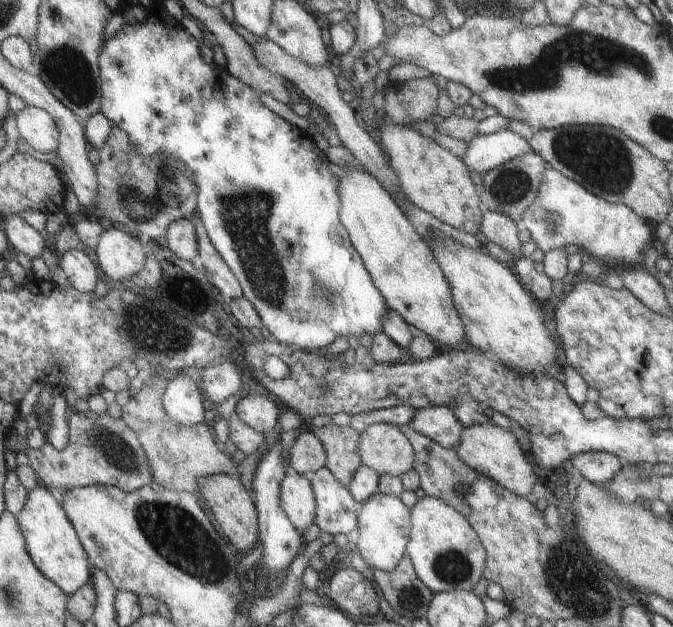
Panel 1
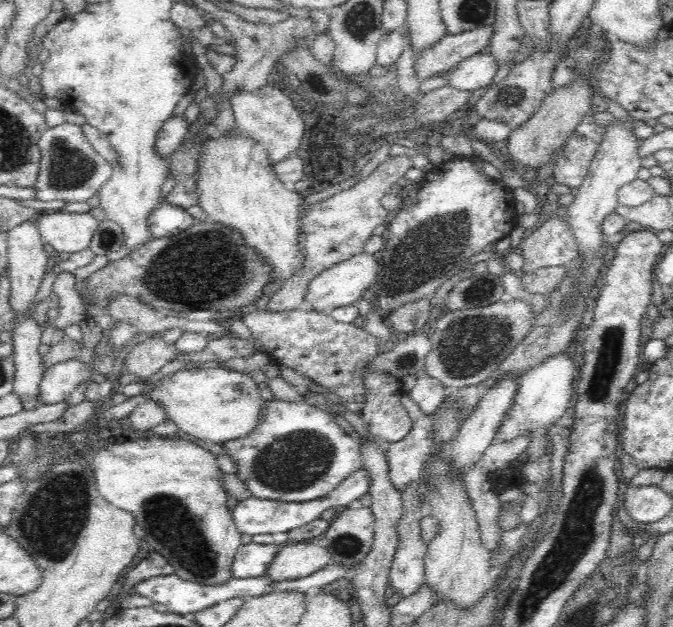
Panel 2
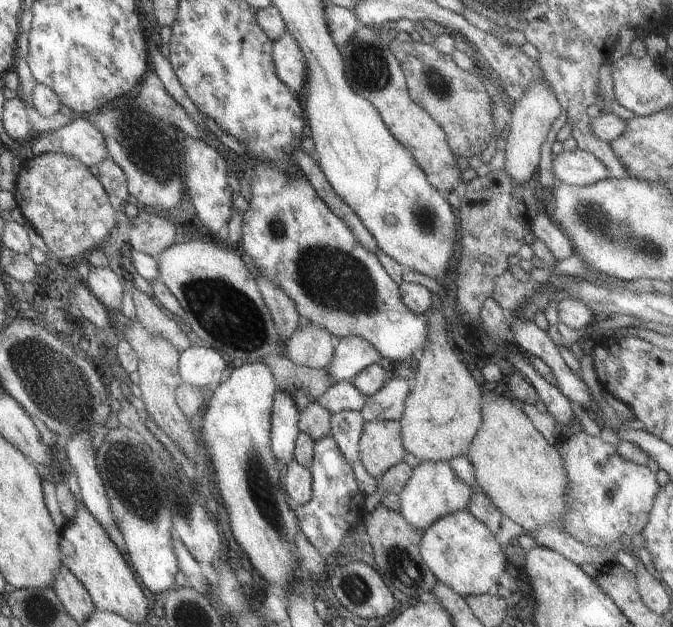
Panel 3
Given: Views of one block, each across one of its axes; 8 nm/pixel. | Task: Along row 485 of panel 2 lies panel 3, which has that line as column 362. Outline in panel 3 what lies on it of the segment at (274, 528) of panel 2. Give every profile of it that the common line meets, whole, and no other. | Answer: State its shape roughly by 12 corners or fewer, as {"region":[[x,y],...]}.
{"region":[[339,340],[325,370],[331,385],[379,362],[364,340]]}

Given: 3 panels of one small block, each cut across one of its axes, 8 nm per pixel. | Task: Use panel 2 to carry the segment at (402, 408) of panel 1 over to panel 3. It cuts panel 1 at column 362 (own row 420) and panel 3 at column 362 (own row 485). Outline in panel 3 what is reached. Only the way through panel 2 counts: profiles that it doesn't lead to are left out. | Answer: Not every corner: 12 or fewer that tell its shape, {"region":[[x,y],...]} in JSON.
{"region":[[351,381],[331,385],[317,401],[331,415],[362,411],[369,400]]}

